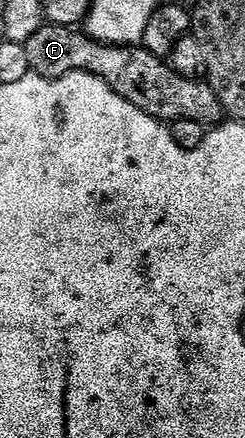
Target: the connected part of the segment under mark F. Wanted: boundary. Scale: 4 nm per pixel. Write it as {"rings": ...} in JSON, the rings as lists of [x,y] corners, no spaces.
{"rings":[[[46,24],[24,42],[30,71],[40,78],[62,78],[82,70],[101,78],[123,100],[135,104],[147,116],[159,122],[172,124],[179,120],[195,120],[195,124],[212,128],[222,125],[226,117],[219,96],[209,87],[208,81],[187,80],[179,76],[162,59],[137,44],[106,44],[96,42],[88,33],[71,26]]]}

